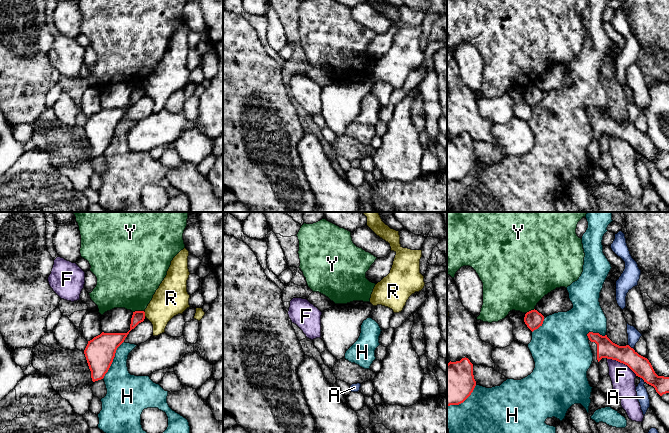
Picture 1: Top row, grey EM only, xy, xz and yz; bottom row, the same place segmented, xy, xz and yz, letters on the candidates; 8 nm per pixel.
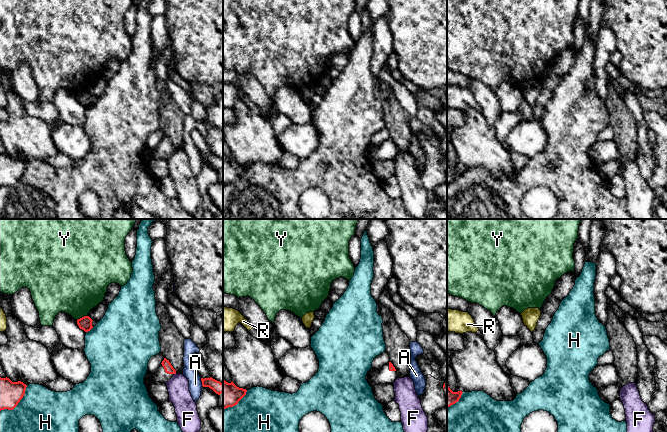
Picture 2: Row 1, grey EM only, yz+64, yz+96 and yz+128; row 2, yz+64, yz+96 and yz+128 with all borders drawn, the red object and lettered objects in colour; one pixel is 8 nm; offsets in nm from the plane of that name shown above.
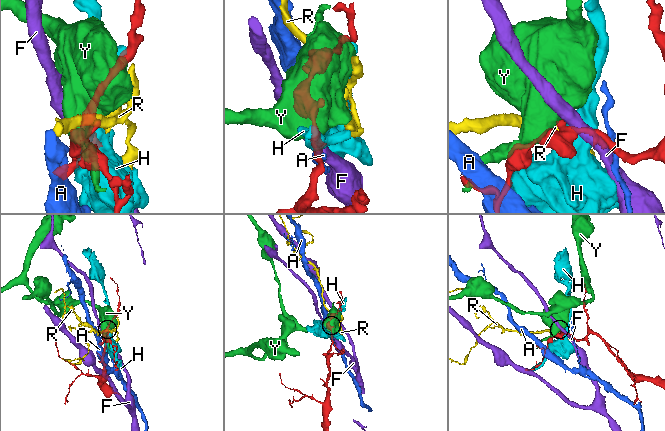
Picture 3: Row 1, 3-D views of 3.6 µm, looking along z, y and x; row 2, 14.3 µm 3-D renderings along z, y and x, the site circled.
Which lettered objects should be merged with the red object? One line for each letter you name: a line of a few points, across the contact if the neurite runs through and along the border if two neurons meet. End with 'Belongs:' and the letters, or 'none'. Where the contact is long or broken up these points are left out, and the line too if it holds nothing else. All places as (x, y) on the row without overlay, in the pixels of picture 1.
Belongs: none

